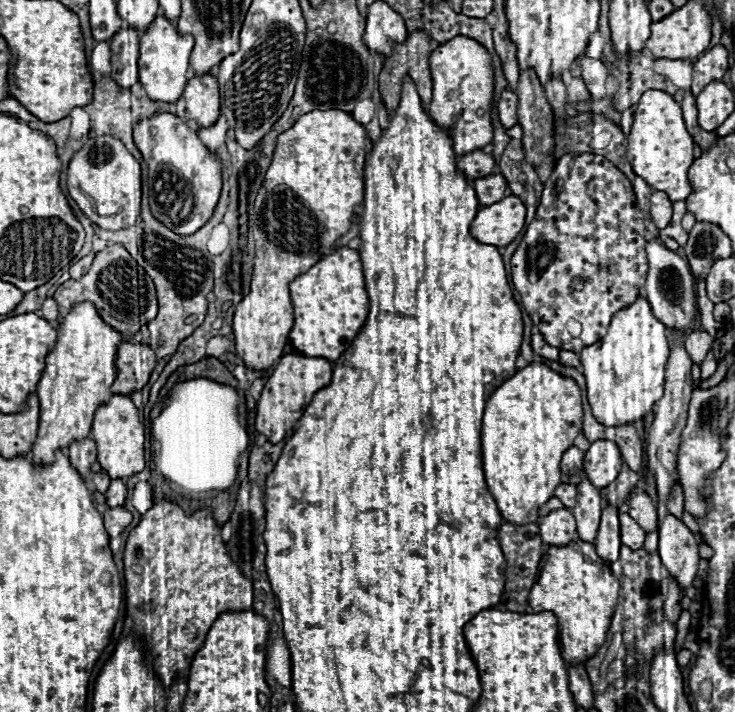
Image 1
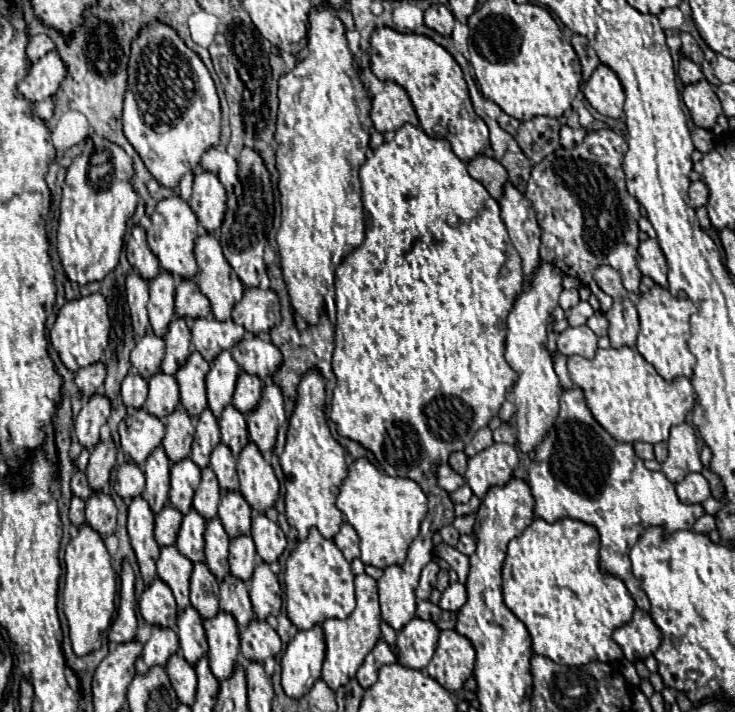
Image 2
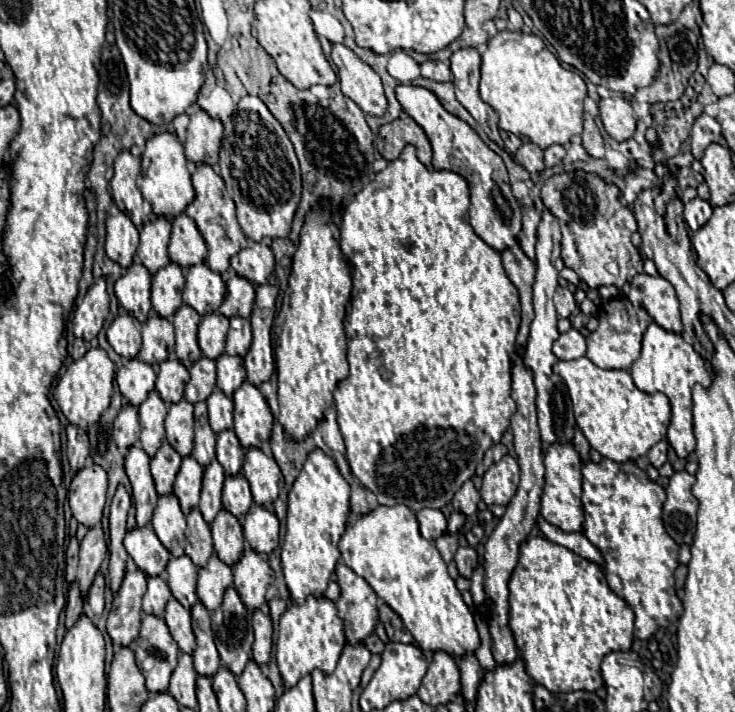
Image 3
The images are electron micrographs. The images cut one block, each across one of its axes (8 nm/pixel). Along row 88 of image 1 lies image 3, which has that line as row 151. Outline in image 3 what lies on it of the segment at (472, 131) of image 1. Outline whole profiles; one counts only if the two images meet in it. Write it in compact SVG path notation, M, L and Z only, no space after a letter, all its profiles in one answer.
M400 84L396 88L396 100L402 104L404 112L410 114L424 128L432 144L432 150L434 150L432 166L436 170L458 172L460 176L466 178L470 186L470 198L472 198L470 200L470 224L476 230L476 234L498 252L508 246L518 244L518 232L522 228L520 204L510 190L508 172L506 172L502 158L496 152L492 152L464 120L446 112L440 100L434 96L434 92L422 86Z

